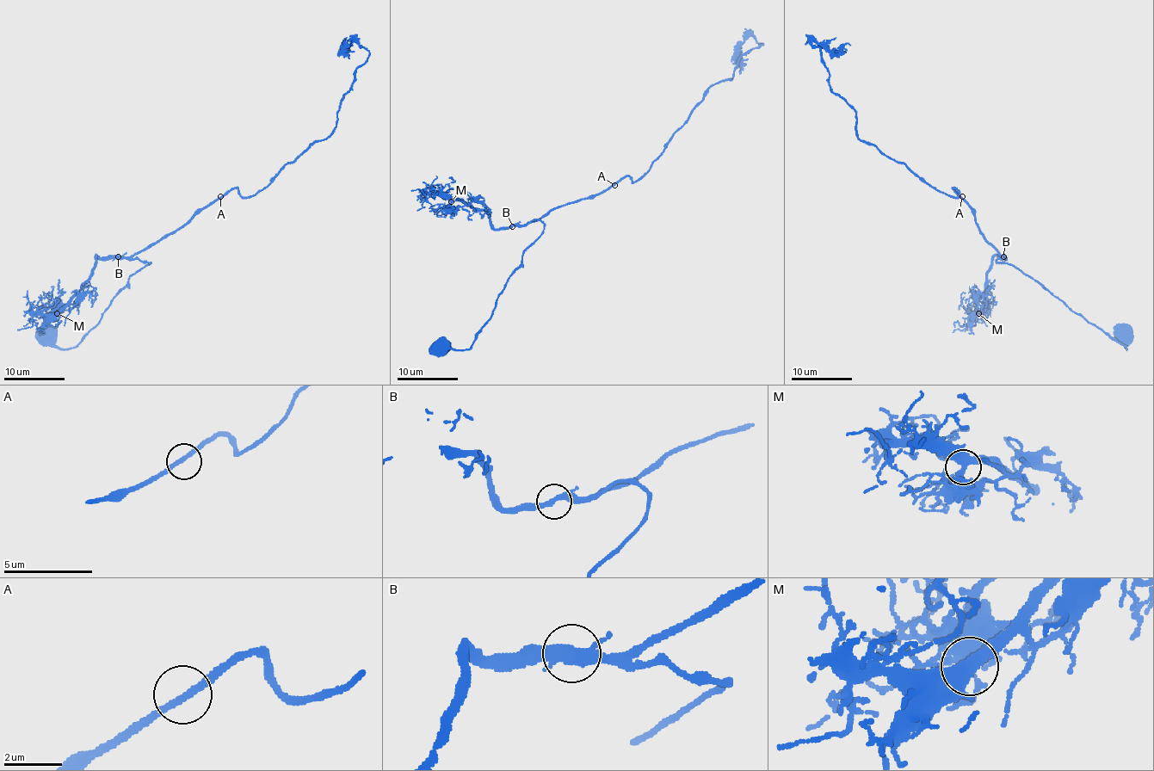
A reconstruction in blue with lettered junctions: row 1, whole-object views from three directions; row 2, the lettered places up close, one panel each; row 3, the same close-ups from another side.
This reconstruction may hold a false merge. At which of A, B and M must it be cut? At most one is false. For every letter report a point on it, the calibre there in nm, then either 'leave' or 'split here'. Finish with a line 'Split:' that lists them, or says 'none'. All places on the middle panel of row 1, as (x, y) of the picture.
A: (614, 185) | 240 nm | leave
B: (512, 226) | 280 nm | leave
M: (451, 201) | 360 nm | leave
Split: none

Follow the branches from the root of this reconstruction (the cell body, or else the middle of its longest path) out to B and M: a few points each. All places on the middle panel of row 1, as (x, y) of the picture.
B: (614, 183), (596, 194), (557, 206), (525, 225), (511, 226)
M: (614, 183), (596, 194), (557, 206), (525, 225), (497, 229), (484, 211), (475, 211), (459, 200), (451, 201)

